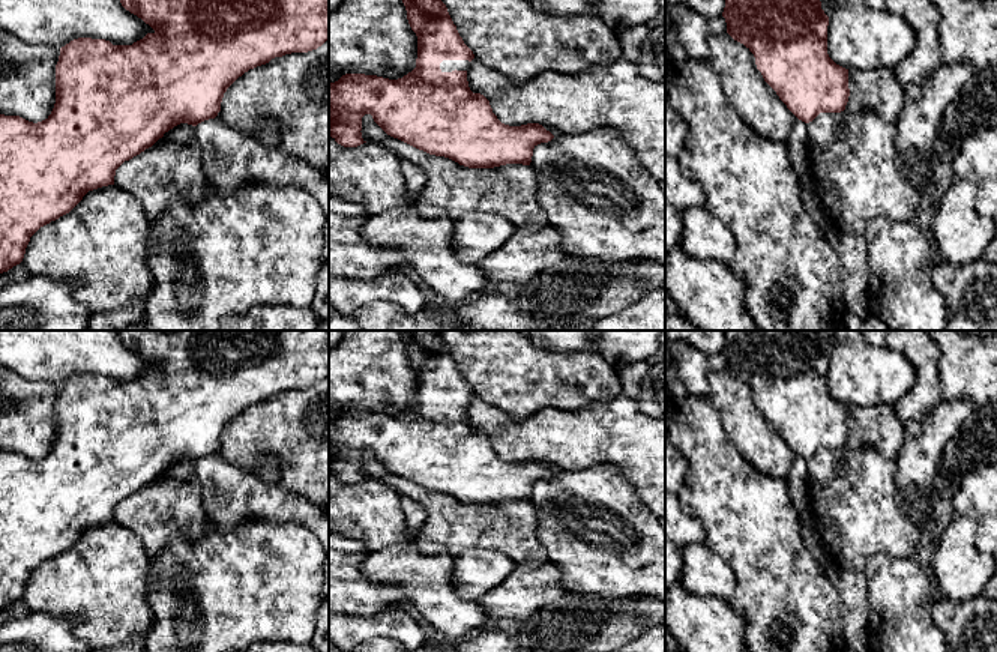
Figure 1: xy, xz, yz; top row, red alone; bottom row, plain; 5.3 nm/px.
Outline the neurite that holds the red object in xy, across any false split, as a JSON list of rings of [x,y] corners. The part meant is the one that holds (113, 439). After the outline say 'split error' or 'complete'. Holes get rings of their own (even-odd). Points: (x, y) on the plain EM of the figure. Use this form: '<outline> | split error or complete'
[[[116,331],[122,343],[141,355],[155,368],[132,382],[113,382],[105,376],[78,374],[60,385],[56,401],[56,440],[51,451],[38,460],[20,452],[0,451],[0,610],[20,601],[30,574],[44,562],[69,550],[93,526],[114,521],[116,506],[152,484],[165,469],[180,460],[197,463],[215,455],[227,425],[245,409],[291,389],[308,389],[329,377],[329,331]]] | complete

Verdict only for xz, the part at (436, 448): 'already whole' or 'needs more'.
needs more

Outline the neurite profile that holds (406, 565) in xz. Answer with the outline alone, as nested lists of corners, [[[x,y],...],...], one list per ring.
[[[413,542],[369,553],[362,571],[372,583],[405,587],[422,617],[449,638],[462,640],[486,628],[491,616],[477,599],[459,596],[453,566],[455,557],[426,554]]]

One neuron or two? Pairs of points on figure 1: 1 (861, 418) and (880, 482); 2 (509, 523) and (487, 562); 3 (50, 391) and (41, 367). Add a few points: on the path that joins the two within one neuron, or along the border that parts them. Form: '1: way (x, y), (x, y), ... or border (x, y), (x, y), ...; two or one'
1: border (844, 446), (853, 449), (876, 448), (895, 461); two
2: border (458, 555), (466, 552), (499, 552), (517, 564); two
3: border (15, 373), (29, 380), (48, 380), (59, 385); two

